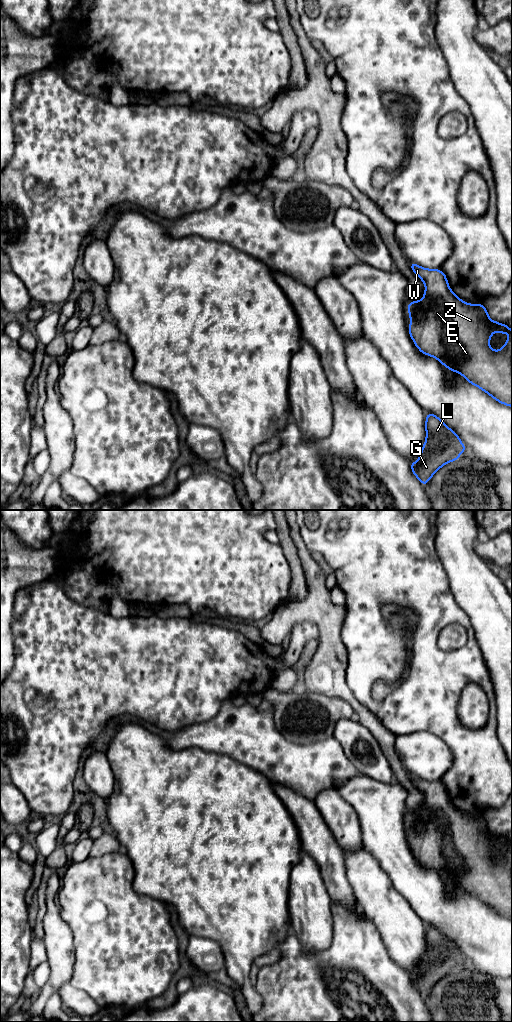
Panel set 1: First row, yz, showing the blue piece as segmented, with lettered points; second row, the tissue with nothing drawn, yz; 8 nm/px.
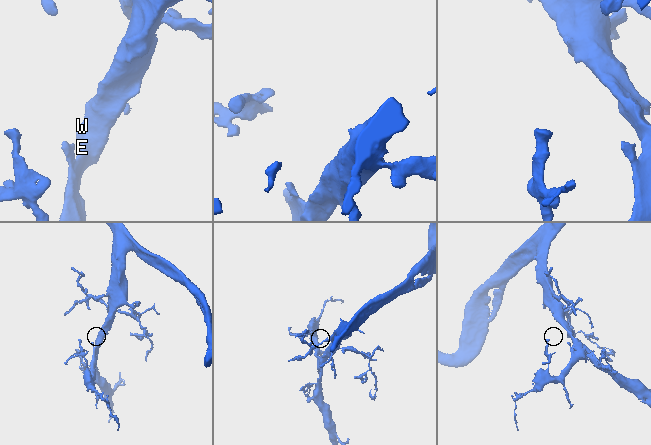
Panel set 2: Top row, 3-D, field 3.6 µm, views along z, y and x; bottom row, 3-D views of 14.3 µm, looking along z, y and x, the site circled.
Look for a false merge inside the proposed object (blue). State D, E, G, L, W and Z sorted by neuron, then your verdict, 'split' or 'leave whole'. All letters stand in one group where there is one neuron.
D E G L W Z; leave whole

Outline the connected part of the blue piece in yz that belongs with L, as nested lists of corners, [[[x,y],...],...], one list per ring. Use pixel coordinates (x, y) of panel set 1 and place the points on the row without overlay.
[[[426,926],[426,952],[417,974],[410,975],[413,986],[425,998],[445,976],[456,973],[467,960],[460,949],[436,927]]]

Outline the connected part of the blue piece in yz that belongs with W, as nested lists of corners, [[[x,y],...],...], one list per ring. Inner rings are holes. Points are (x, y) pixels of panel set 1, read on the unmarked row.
[[[412,774],[410,779],[425,796],[423,810],[408,815],[409,847],[415,858],[421,865],[436,870],[449,882],[461,886],[496,913],[512,919],[512,842],[491,832],[484,817],[468,816],[458,810],[450,801],[444,784]],[[494,844],[509,846],[505,858],[498,863],[489,857]]]

